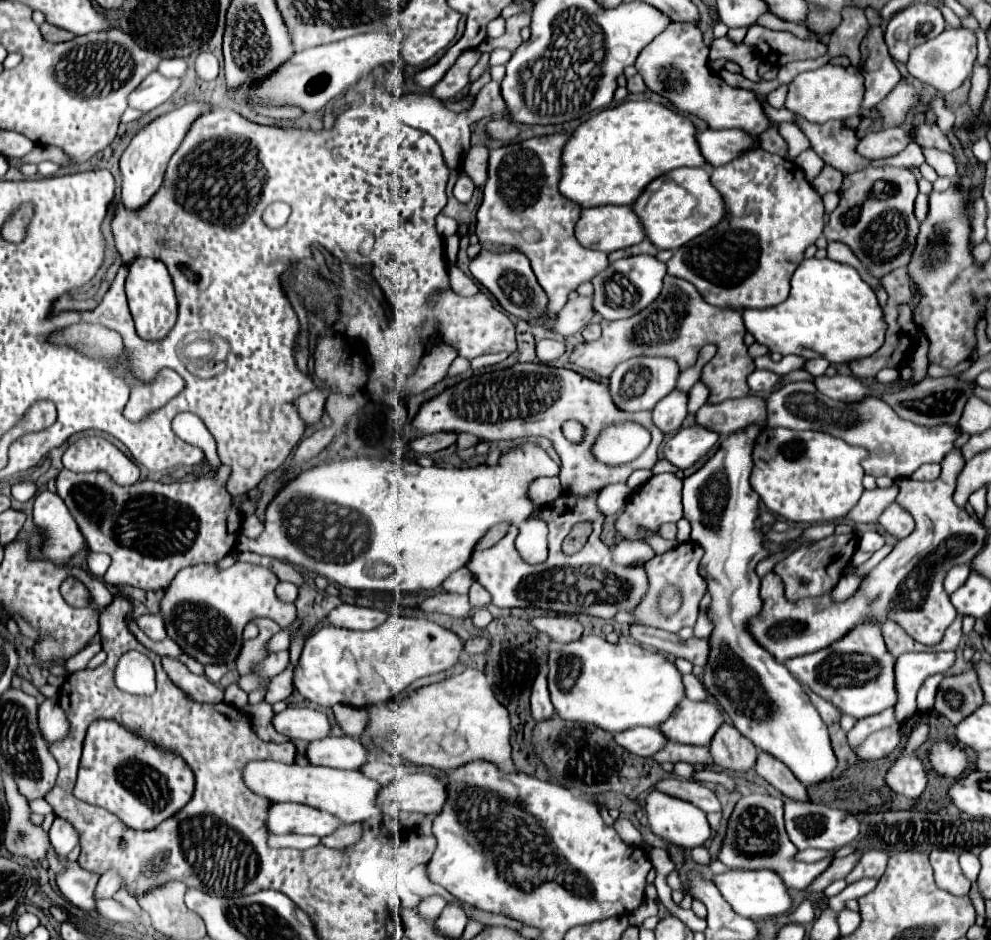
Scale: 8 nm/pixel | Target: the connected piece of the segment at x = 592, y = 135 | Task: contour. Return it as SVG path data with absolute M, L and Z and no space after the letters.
M625 101L621 105L599 111L597 115L583 121L563 147L563 165L559 191L579 207L599 205L633 205L641 191L659 175L679 167L707 167L699 153L695 139L695 125L677 111L671 111L653 101Z

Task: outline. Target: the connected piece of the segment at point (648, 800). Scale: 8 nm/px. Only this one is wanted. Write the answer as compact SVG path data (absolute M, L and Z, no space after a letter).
M651 791L645 797L645 815L653 835L683 847L699 847L711 837L707 817L695 805Z

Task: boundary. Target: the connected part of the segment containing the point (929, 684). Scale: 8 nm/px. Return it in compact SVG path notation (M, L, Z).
M933 675L933 677L925 679L925 683L921 685L921 689L917 693L917 707L919 709L933 709L933 699L935 699L941 679L943 679L943 675Z

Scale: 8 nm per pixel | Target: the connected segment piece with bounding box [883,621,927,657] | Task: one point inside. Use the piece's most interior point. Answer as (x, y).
(898, 641)

